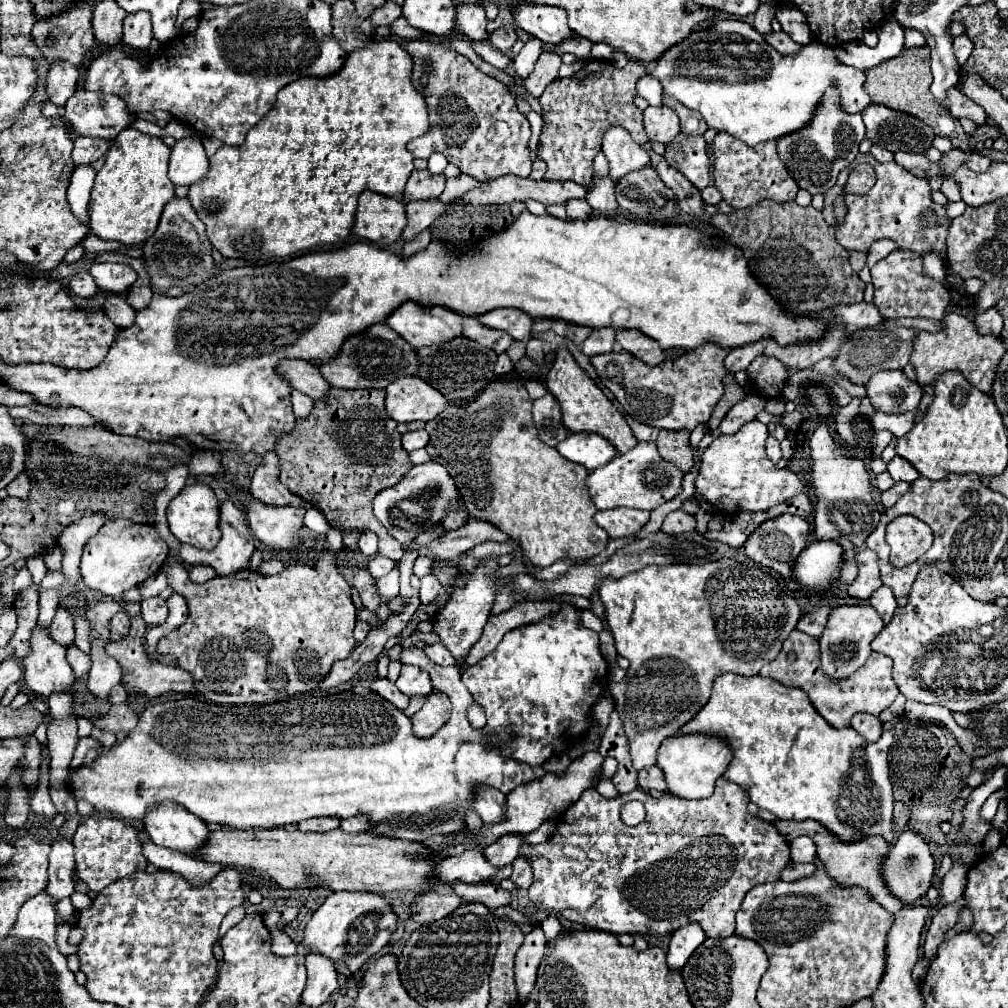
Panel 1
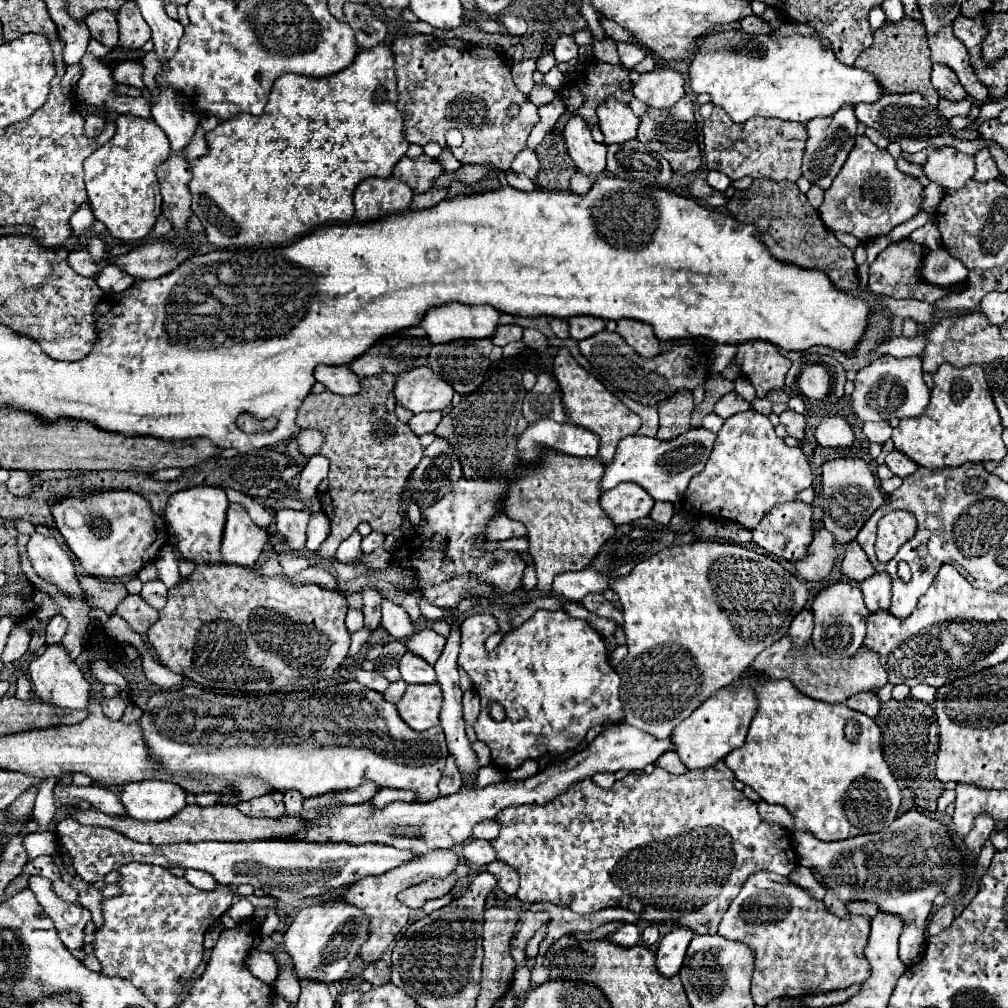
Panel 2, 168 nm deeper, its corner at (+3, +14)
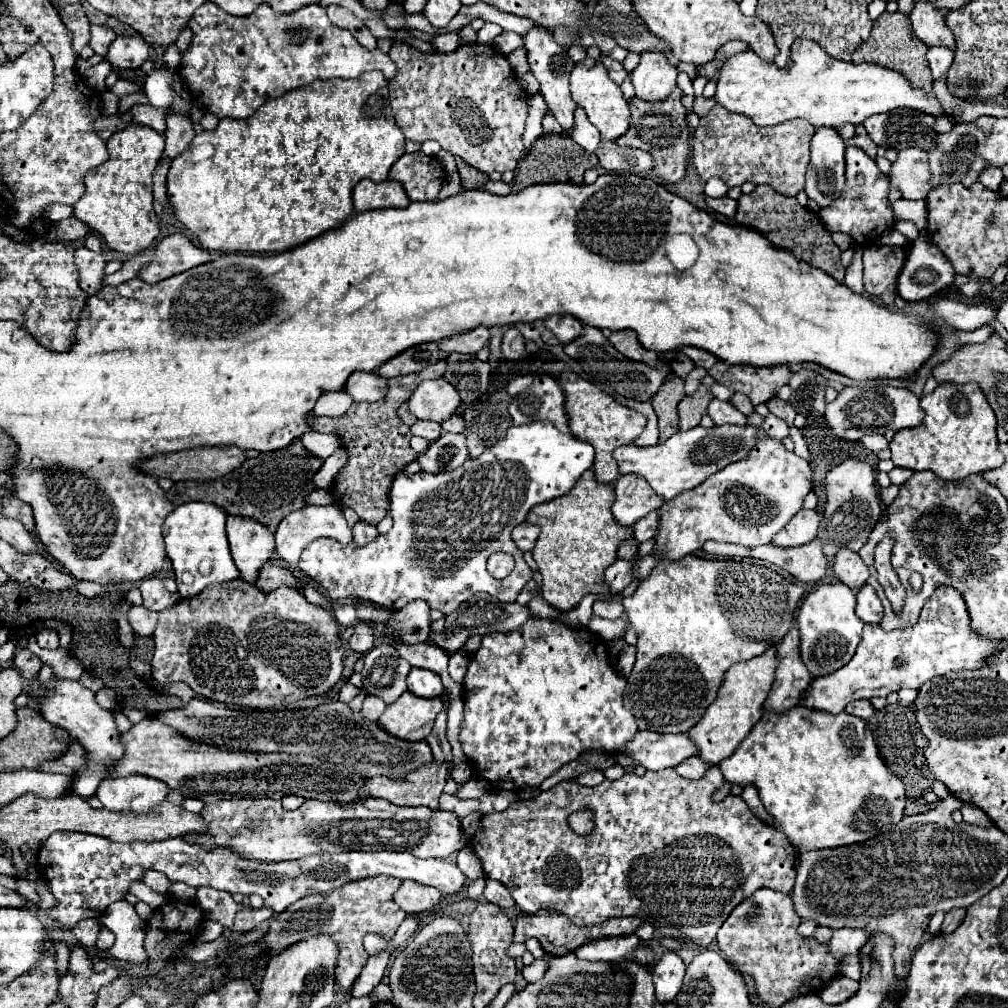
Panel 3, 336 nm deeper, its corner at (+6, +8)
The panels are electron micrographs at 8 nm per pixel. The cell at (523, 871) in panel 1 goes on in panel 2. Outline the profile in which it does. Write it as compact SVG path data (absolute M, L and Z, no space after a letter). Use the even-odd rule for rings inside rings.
M492 861L492 863L488 865L488 871L490 871L492 875L496 875L498 885L502 887L502 891L504 891L506 895L510 895L510 897L516 895L518 883L520 883L520 875L518 875L518 871L516 871L512 865L502 863L502 861Z

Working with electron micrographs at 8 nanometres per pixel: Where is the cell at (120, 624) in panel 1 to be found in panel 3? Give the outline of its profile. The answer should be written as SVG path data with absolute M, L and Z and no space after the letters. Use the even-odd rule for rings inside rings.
M131 605L129 609L129 623L133 627L133 631L137 635L153 635L155 627L157 627L157 613L155 611L149 611L147 607L137 607L137 605Z

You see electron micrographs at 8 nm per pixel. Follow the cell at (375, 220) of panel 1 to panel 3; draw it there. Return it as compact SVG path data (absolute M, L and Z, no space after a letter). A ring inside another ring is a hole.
M359 181L353 189L353 205L355 211L369 211L369 209L389 209L389 207L407 207L411 201L407 199L401 183L395 181Z

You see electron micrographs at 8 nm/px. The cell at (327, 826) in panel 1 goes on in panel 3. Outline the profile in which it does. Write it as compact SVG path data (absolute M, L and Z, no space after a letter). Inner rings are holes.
M427 763L419 769L411 771L401 781L379 775L371 777L371 783L367 783L367 791L363 791L363 797L383 797L395 805L425 805L433 811L439 811L439 797L443 793L445 781L447 781L447 763Z

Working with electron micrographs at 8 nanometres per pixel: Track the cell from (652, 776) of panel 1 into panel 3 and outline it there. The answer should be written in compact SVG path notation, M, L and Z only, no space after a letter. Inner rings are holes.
M691 757L691 759L685 759L683 763L679 763L679 767L675 771L687 779L701 779L709 767L711 767L711 763L705 763L699 757Z

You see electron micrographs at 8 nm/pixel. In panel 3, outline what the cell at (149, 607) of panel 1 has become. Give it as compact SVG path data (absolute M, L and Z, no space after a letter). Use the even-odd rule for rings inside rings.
M147 577L141 581L139 585L141 593L143 593L143 605L151 611L163 611L163 609L169 609L173 607L181 595L179 593L171 593L165 589L163 581L157 579L157 577Z

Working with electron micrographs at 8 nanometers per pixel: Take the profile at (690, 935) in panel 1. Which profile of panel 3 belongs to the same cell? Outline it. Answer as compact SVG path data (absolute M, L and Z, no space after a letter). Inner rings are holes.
M667 951L653 967L653 983L659 1003L673 1003L685 977L685 963L675 951Z

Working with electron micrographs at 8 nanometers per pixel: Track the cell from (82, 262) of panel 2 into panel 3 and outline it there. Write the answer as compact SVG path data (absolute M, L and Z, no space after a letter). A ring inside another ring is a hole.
M79 247L75 251L75 263L79 267L79 287L87 295L95 295L103 287L105 277L105 257L103 253L91 251L87 247Z

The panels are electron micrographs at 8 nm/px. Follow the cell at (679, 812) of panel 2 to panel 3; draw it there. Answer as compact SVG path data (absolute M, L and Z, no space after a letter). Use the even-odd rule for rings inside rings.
M717 767L709 769L703 779L699 781L691 781L685 779L681 775L675 775L673 769L661 769L661 771L647 771L643 777L637 777L635 773L625 773L621 779L617 781L609 781L605 779L601 785L595 787L583 787L579 783L569 783L569 781L561 781L557 783L553 789L539 793L533 799L527 801L515 801L511 803L505 811L501 813L487 813L481 817L479 821L479 829L475 831L473 839L471 839L471 847L475 857L481 861L481 867L485 871L485 877L495 879L499 883L503 883L509 891L511 897L515 899L519 911L523 913L537 913L539 909L549 909L555 907L557 911L563 911L575 925L601 925L603 921L607 921L609 917L639 917L645 919L647 923L651 923L657 931L659 937L669 937L675 941L691 941L697 947L709 947L721 927L721 923L727 919L727 915L731 915L731 911L749 895L753 895L759 887L767 887L773 891L781 891L781 893L791 893L793 883L795 883L795 847L789 843L787 835L783 835L783 831L765 825L763 821L759 821L747 807L747 803L741 797L735 795L727 795L721 803L713 803L711 795L715 789L719 789L723 785L723 775ZM583 807L591 807L595 811L595 831L591 835L575 835L567 823L567 817Z

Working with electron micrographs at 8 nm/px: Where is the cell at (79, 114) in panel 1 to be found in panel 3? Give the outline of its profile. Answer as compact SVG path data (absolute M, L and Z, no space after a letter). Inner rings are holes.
M137 105L135 109L131 109L131 113L139 125L147 125L159 133L163 133L167 129L165 127L165 113L161 109L155 109L151 105Z

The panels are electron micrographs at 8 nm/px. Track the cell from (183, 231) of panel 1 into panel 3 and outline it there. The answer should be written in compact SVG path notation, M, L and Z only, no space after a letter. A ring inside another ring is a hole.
M171 111L167 115L167 131L165 131L165 157L175 159L179 153L183 153L183 149L191 143L191 139L195 137L193 131L193 123L187 115Z

